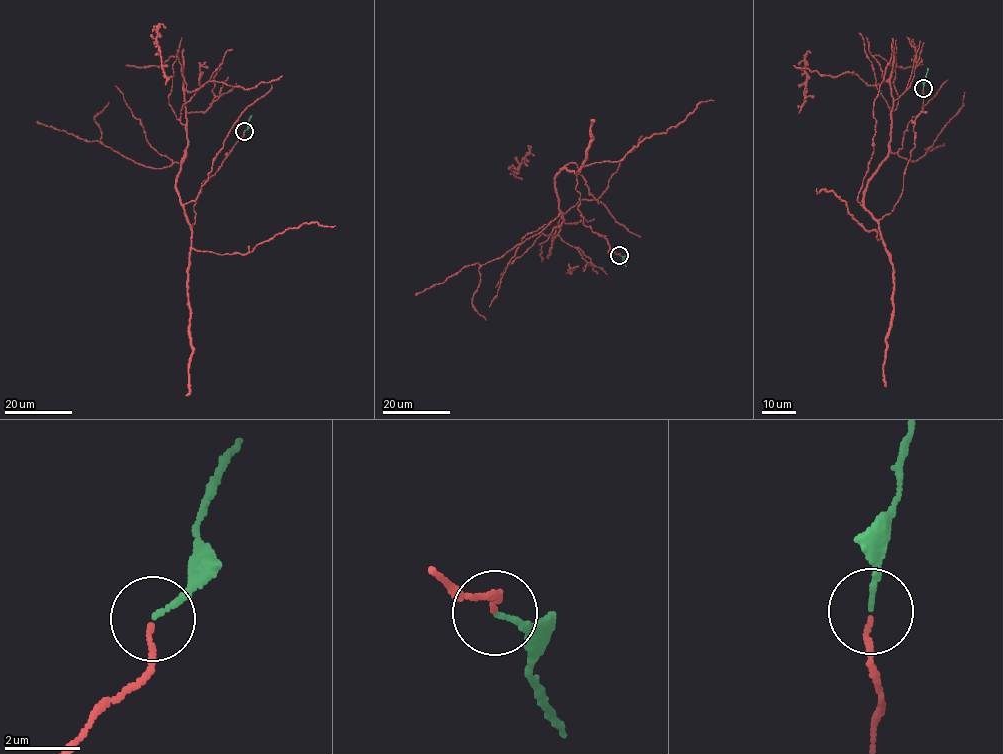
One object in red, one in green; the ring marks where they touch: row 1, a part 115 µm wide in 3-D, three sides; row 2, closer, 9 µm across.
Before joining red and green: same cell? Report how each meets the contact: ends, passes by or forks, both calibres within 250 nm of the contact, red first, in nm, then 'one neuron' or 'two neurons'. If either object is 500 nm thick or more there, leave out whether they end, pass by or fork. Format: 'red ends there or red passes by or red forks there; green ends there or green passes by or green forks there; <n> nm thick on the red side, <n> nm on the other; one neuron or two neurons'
red ends there; green ends there; 110 nm thick on the red side, 120 nm on the other; one neuron

